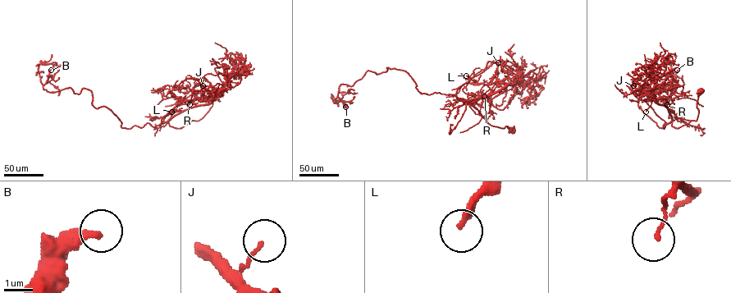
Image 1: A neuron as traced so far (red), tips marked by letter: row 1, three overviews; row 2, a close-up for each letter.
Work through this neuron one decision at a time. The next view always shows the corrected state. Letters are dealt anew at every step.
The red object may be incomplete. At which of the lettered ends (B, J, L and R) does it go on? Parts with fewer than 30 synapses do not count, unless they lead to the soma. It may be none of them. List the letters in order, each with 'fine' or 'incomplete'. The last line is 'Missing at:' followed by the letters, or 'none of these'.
B: fine
J: fine
L: incomplete
R: fine
Missing at: L

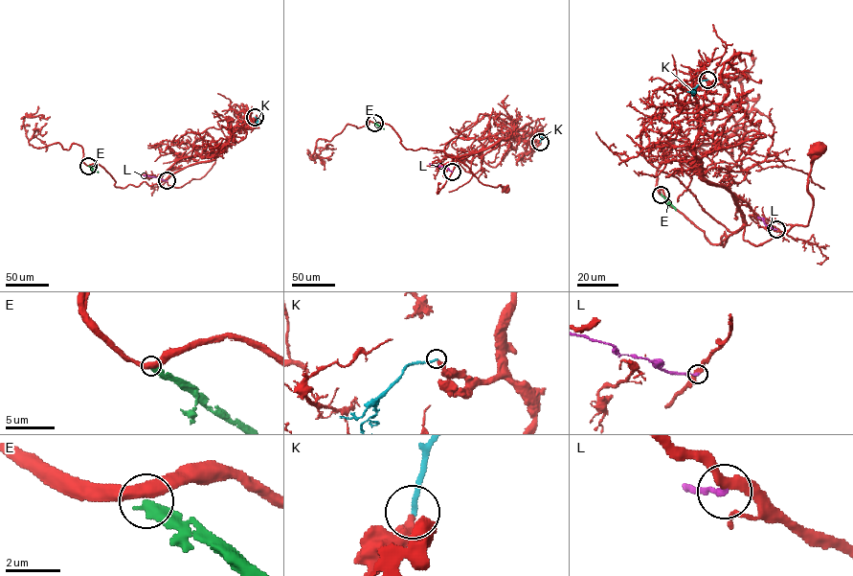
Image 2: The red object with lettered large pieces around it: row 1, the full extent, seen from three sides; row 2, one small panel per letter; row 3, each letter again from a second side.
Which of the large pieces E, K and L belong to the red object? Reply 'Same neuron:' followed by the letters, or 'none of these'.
Same neuron: none of these

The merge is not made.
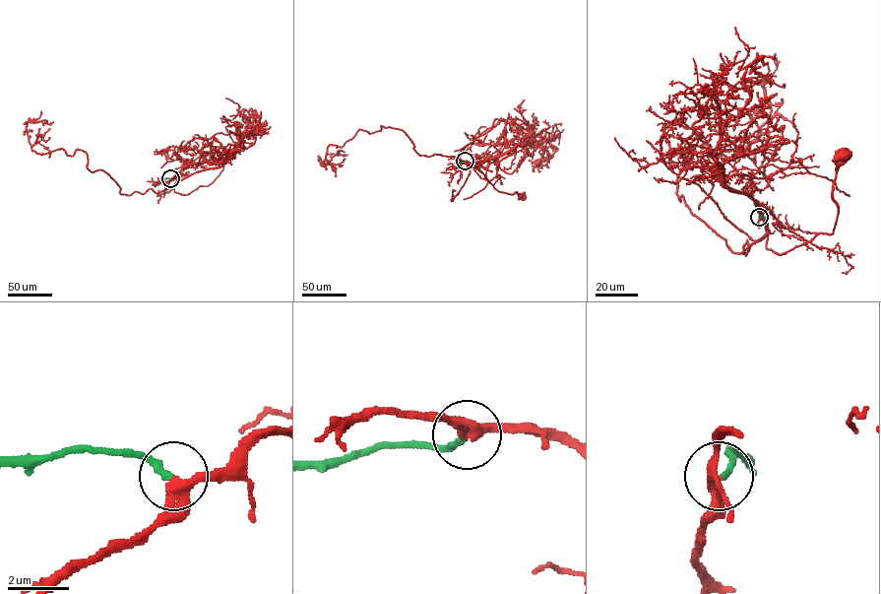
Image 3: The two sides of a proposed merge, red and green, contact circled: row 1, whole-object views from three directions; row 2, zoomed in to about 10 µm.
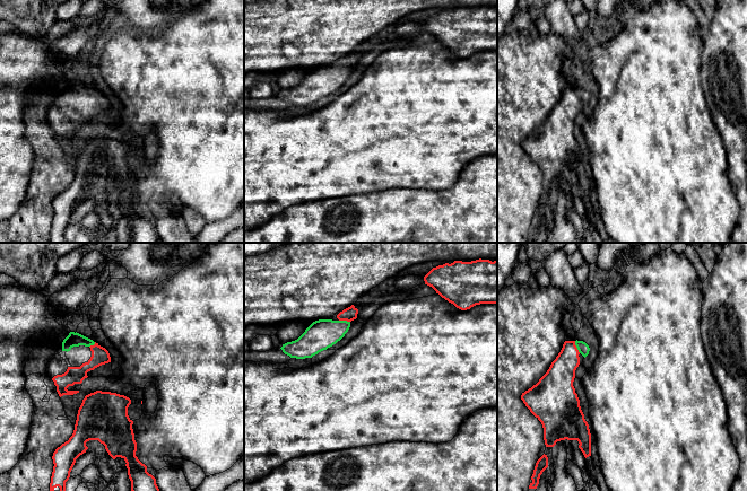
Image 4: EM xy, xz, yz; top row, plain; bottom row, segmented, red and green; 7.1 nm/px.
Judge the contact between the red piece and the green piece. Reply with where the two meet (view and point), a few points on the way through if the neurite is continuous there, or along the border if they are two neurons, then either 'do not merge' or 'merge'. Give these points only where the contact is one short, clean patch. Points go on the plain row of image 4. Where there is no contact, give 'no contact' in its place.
contact yz (575, 94); way yz (559, 124), (569, 101), (575, 94), (582, 94); merge

